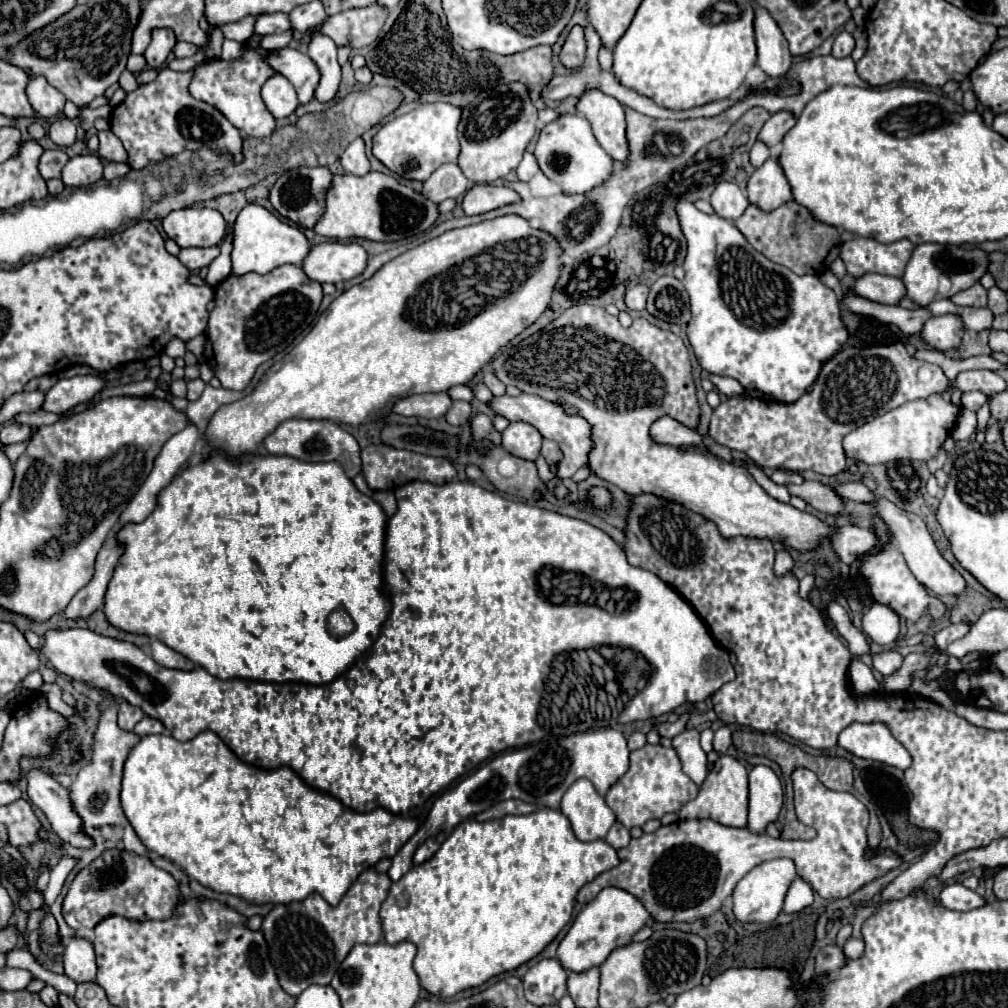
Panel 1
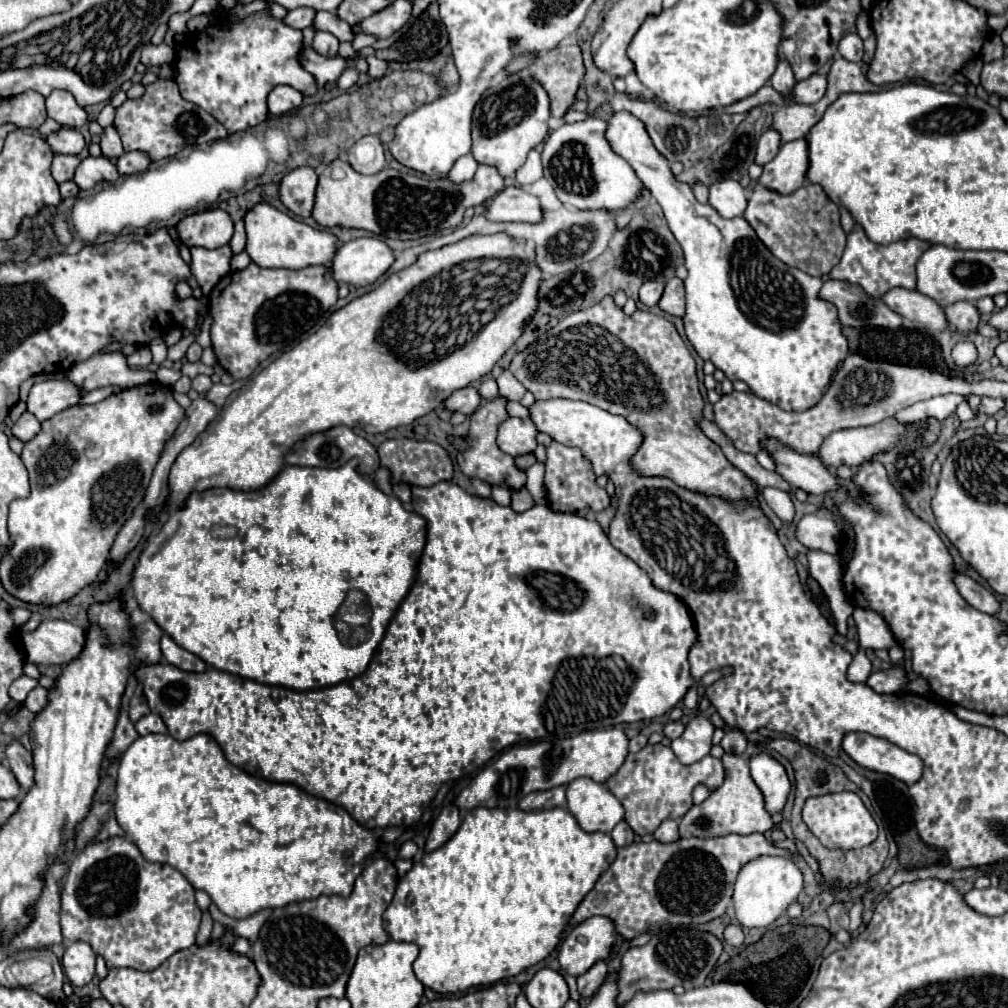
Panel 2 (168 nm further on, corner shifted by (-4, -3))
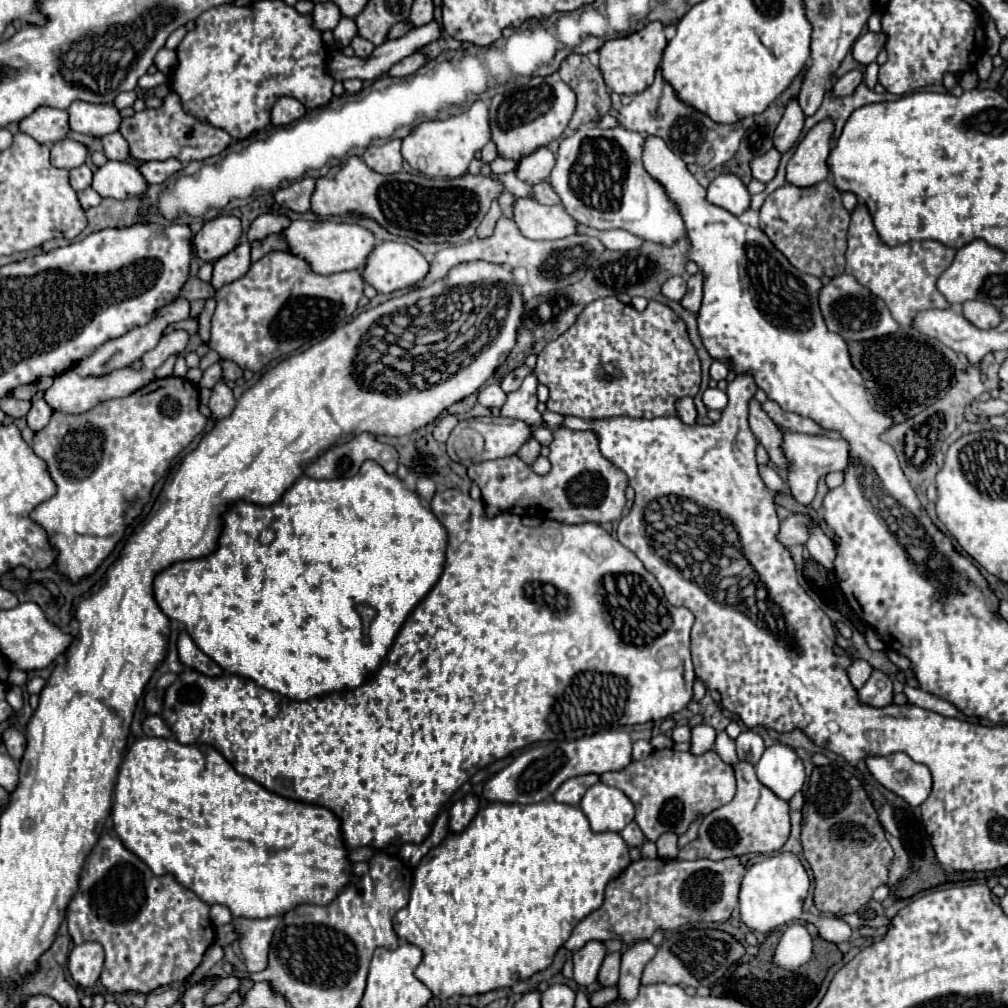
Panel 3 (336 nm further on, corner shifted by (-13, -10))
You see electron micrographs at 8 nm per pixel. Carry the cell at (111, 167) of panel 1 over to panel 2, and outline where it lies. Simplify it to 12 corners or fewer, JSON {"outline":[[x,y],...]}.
{"outline":[[126,152],[116,160],[118,174],[140,174],[150,166],[144,152]]}

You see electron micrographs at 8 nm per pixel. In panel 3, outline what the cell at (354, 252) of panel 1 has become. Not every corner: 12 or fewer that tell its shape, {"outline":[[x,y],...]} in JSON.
{"outline":[[409,243],[373,249],[363,279],[379,293],[413,287],[429,261]]}

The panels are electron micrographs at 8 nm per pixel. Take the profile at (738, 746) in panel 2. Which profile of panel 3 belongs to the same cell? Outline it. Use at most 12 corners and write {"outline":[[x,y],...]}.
{"outline":[[741,731],[737,755],[741,761],[755,765],[765,745],[757,731]]}

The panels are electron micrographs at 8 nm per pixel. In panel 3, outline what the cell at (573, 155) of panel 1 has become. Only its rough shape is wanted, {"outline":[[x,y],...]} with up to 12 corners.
{"outline":[[581,127],[549,183],[587,227],[675,245],[687,229],[643,135]]}

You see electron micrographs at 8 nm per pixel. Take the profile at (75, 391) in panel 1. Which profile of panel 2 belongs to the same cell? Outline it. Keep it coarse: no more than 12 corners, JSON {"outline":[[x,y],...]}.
{"outline":[[118,344],[68,372],[82,394],[116,384],[122,390],[156,380],[128,368]]}

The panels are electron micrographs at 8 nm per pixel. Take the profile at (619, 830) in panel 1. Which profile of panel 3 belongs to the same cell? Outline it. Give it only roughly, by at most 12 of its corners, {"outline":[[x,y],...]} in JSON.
{"outline":[[635,821],[621,831],[629,847],[641,847],[645,835]]}

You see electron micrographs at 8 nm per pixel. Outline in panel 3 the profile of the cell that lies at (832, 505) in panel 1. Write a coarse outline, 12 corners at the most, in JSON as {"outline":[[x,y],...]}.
{"outline":[[691,397],[675,401],[677,415],[683,423],[693,425],[697,411]]}

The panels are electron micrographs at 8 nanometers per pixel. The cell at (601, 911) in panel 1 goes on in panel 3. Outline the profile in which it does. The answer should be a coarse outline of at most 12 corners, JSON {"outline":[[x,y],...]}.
{"outline":[[589,941],[573,953],[573,979],[589,987],[597,981],[605,945]]}

